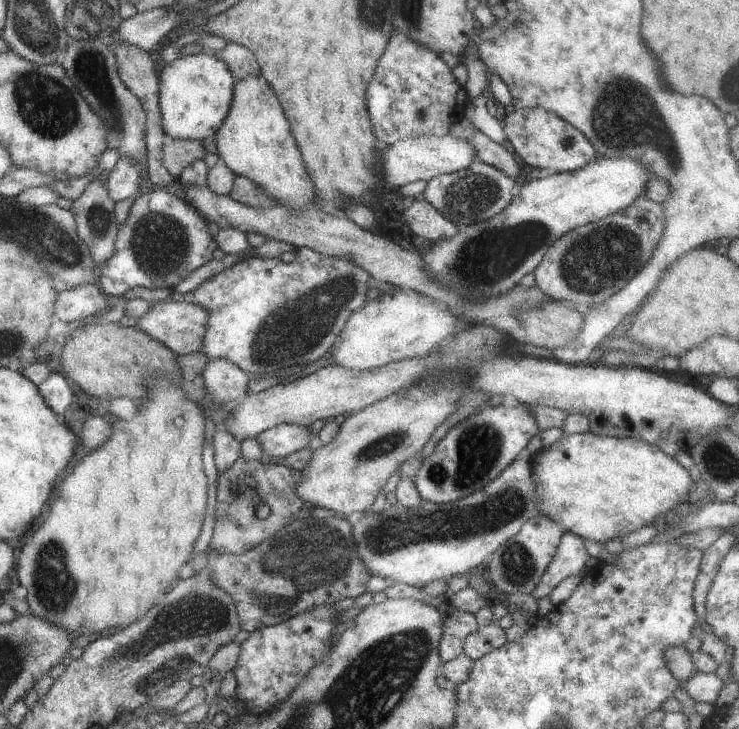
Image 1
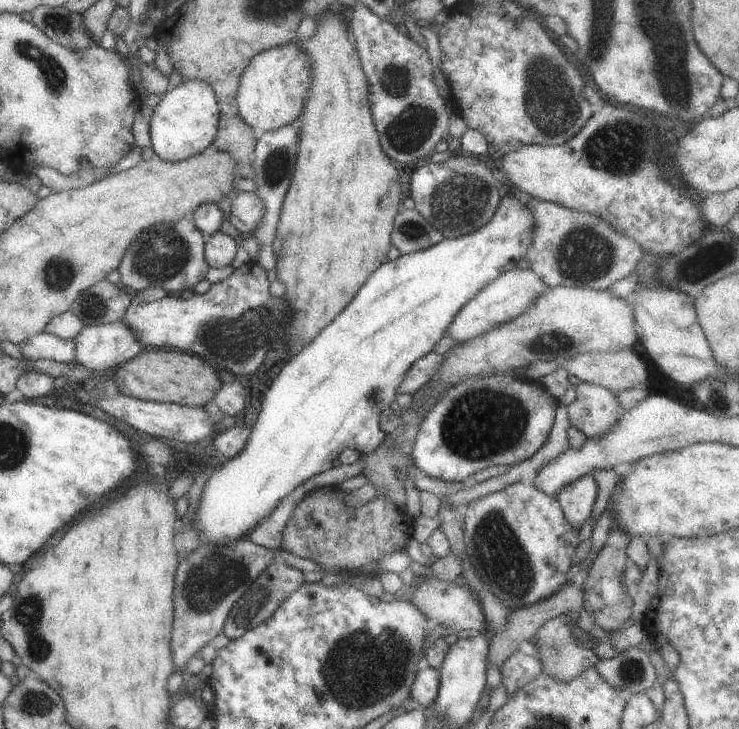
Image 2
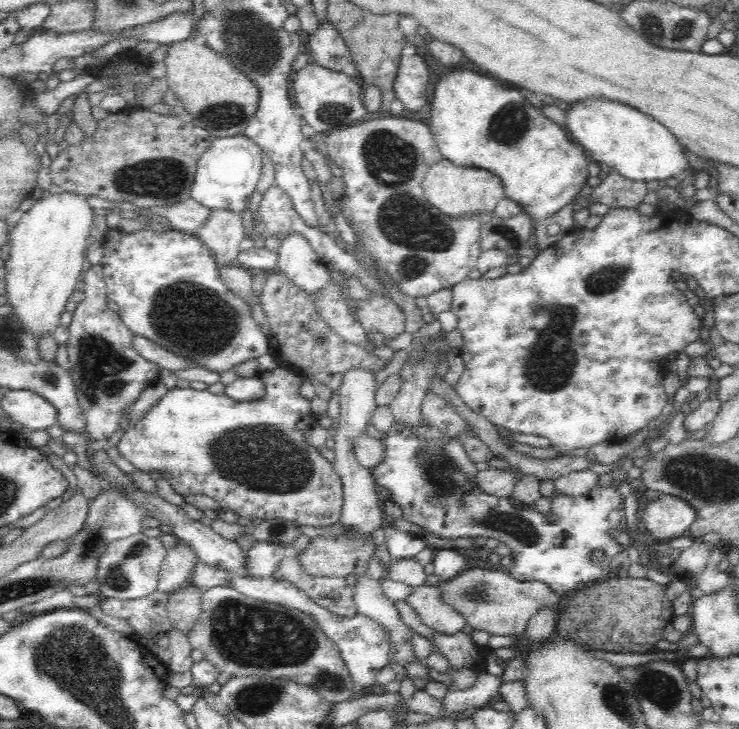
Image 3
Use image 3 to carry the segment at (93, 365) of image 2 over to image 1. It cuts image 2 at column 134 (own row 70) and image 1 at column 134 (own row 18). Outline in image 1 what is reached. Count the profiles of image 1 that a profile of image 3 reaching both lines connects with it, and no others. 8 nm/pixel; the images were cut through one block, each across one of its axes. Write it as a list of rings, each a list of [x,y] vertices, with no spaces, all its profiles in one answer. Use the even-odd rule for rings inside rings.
[[[166,298],[151,303],[148,311],[136,318],[134,327],[168,348],[177,356],[200,351],[205,325],[205,309],[197,305],[191,305],[183,300],[173,301],[172,298]]]

